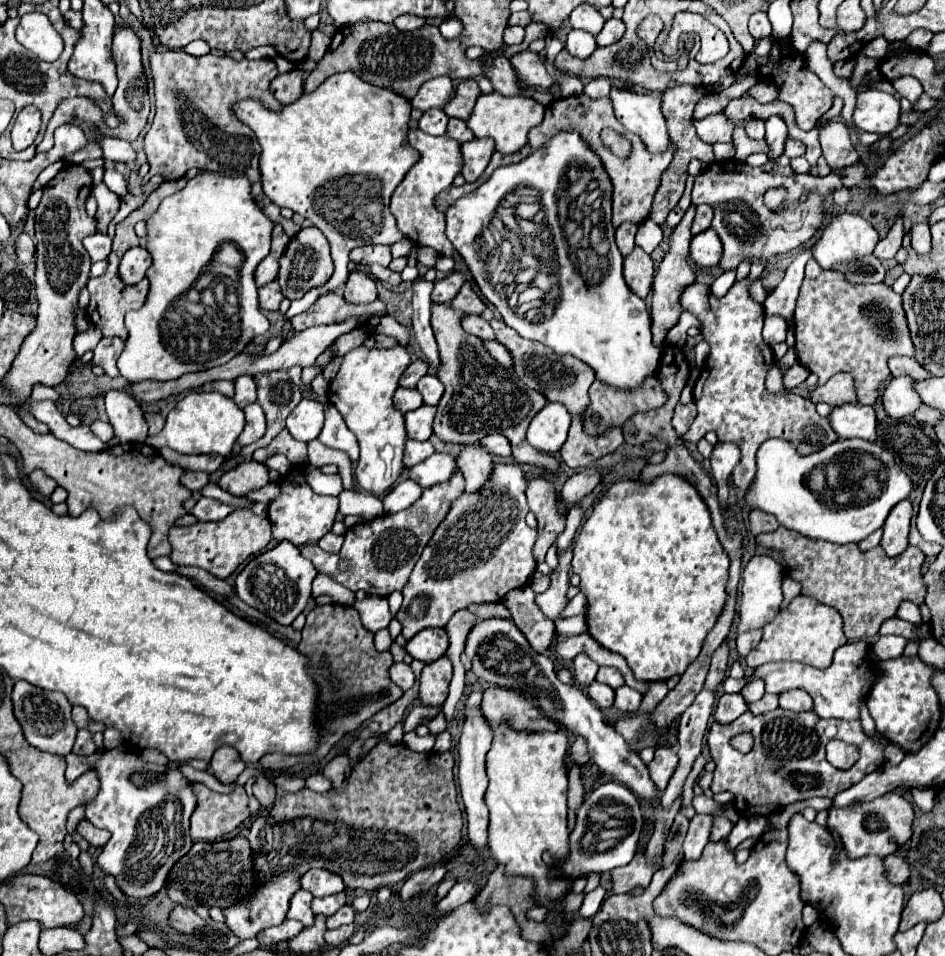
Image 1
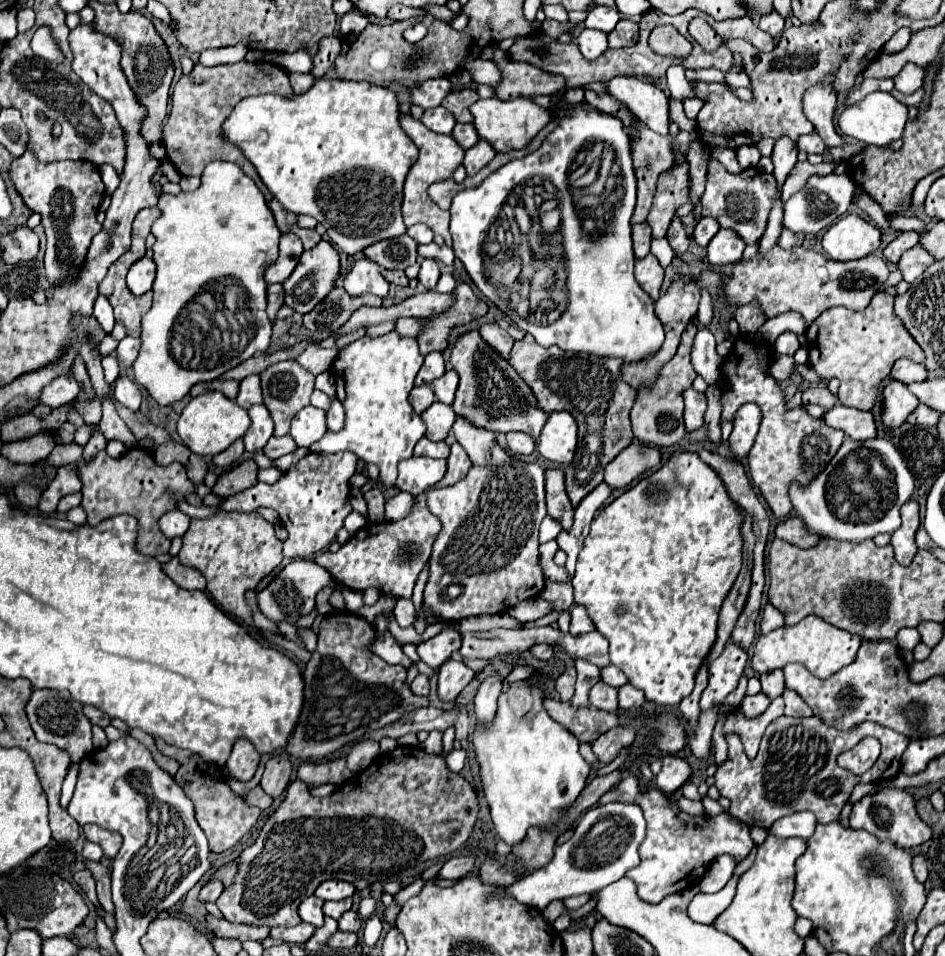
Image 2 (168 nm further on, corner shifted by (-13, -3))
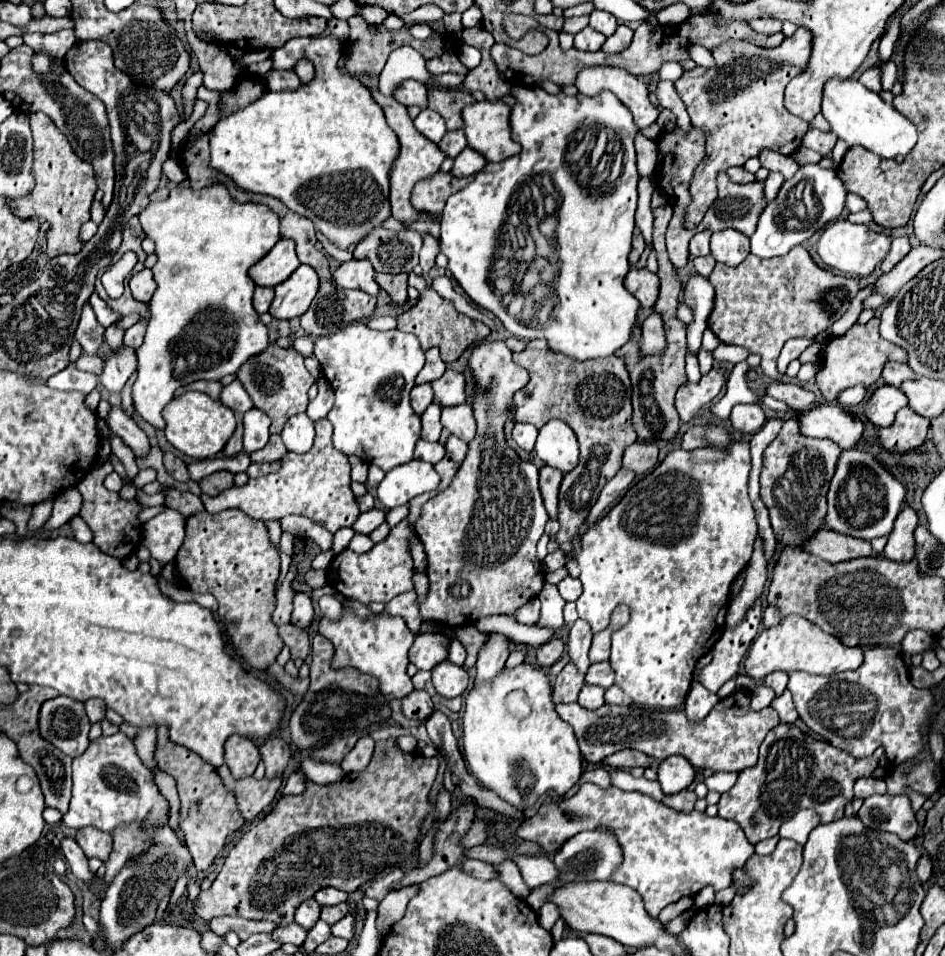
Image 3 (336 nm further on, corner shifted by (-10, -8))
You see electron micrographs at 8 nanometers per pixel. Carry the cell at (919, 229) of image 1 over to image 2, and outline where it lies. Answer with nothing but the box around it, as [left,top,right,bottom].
[890,216,926,236]

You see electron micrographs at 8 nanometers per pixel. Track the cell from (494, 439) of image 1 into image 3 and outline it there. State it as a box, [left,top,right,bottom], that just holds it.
[513,423,537,451]

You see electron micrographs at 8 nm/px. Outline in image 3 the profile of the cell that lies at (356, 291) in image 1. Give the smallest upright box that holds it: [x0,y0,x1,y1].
[333,259,379,295]

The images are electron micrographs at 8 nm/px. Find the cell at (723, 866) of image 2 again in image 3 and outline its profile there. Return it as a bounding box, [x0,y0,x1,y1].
[695,887,715,907]

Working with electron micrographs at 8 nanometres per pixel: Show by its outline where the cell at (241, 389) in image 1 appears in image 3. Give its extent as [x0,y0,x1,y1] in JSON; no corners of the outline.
[219,379,253,413]

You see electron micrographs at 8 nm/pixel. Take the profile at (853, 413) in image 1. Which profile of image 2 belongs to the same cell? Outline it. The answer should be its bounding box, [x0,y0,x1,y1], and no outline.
[822,406,876,440]

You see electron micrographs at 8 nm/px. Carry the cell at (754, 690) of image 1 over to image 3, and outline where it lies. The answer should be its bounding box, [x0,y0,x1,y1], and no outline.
[765,671,787,695]

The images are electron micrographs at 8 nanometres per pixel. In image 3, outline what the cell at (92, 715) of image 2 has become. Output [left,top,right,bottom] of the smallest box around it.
[85,699,105,723]

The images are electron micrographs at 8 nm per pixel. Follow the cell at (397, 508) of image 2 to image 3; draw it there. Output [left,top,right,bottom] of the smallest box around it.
[353,509,385,535]

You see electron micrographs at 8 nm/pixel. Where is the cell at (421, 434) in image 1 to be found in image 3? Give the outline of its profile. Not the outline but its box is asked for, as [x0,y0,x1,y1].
[421,403,441,441]

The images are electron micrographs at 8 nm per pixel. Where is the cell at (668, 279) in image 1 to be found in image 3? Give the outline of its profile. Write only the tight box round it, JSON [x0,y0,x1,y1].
[641,313,665,355]

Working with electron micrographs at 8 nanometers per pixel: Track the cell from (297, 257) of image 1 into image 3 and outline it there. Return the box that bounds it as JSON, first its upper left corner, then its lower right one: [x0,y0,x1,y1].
[269,265,319,319]

